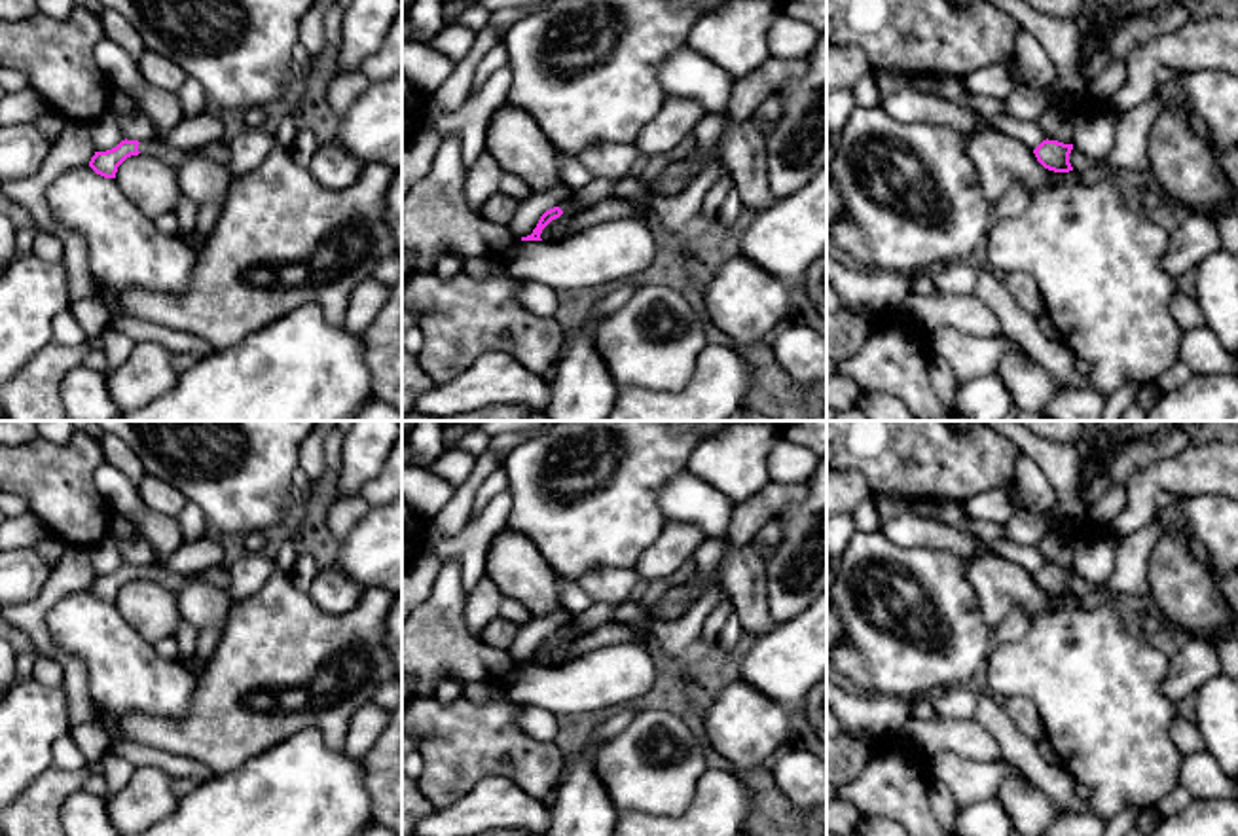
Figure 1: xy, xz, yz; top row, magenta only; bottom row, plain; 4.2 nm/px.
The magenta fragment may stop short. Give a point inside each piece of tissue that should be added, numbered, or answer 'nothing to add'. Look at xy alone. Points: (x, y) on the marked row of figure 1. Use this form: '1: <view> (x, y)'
1: xy (171, 156)

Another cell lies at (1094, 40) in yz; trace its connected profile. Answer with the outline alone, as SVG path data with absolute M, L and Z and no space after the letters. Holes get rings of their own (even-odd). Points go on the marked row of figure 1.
M1092 27L1090 34L1079 45L1079 68L1081 72L1090 64L1092 57L1103 47L1103 32Z

